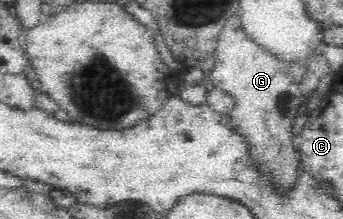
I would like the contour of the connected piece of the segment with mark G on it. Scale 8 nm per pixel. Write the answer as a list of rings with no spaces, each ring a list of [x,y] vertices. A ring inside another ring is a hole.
[[[232,17],[226,27],[222,29],[213,56],[213,68],[209,70],[208,78],[215,88],[225,91],[233,99],[233,107],[229,111],[231,130],[236,132],[248,148],[249,165],[255,169],[259,177],[263,177],[271,189],[286,197],[290,191],[296,189],[298,183],[298,169],[301,155],[298,151],[298,135],[294,133],[294,121],[298,117],[298,107],[302,105],[300,84],[304,81],[306,65],[300,63],[282,63],[276,61],[269,53],[265,53],[260,46],[250,41],[243,29],[240,29],[240,19]]]

